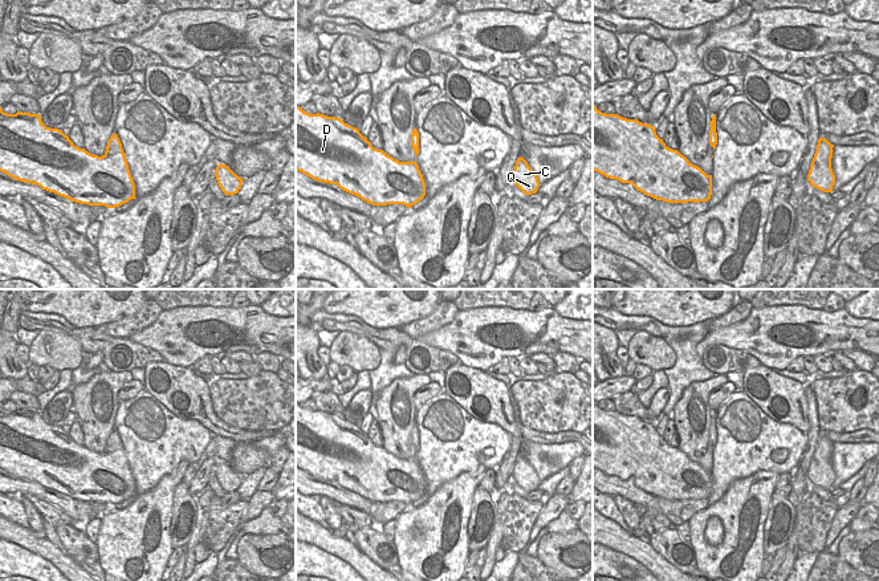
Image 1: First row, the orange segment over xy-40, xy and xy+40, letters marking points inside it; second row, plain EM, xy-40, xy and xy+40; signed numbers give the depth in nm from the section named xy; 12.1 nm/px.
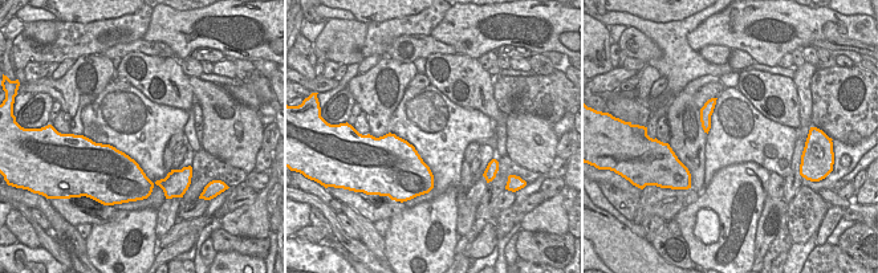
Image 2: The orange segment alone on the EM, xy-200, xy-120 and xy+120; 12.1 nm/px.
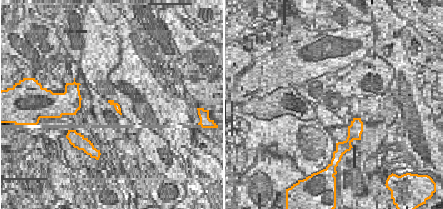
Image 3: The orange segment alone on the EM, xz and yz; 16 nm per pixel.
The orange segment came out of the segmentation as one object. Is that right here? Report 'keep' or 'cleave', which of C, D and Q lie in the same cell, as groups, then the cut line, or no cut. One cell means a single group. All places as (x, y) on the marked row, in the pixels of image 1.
keep; groups C D Q; cut none

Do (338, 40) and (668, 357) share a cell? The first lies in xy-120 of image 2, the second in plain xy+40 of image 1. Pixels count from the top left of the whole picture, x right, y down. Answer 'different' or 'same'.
same

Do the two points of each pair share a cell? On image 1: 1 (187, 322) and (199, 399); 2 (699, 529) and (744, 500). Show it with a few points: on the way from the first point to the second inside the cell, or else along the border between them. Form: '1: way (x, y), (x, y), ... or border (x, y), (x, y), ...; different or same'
1: border (165, 360), (175, 365), (191, 368); different
2: way (704, 516), (712, 510), (731, 510); same

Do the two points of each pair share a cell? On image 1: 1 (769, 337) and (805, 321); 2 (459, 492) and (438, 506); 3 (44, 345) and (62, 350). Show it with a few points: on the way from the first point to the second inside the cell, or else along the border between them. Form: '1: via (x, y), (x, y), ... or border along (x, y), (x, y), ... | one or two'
1: via (776, 333), (796, 330) | one
2: via (454, 498), (443, 506) | one
3: via (48, 349), (58, 350) | one

